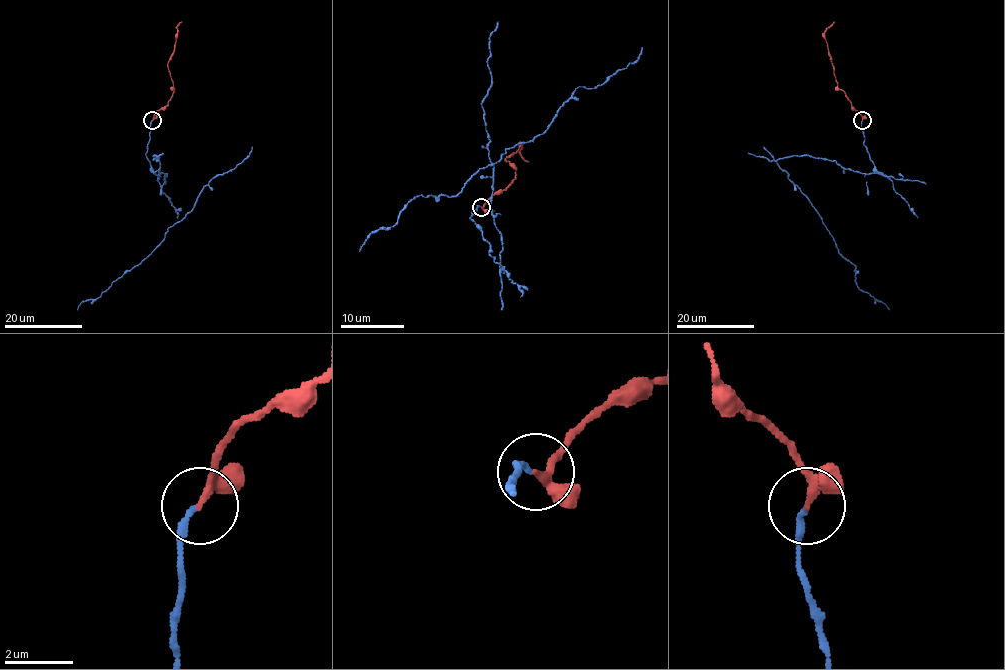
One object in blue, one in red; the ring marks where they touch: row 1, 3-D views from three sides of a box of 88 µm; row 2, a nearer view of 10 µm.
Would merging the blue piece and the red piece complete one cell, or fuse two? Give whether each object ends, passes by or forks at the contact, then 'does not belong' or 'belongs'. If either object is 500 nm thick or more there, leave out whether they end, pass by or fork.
blue ends there; red passes by; belongs

